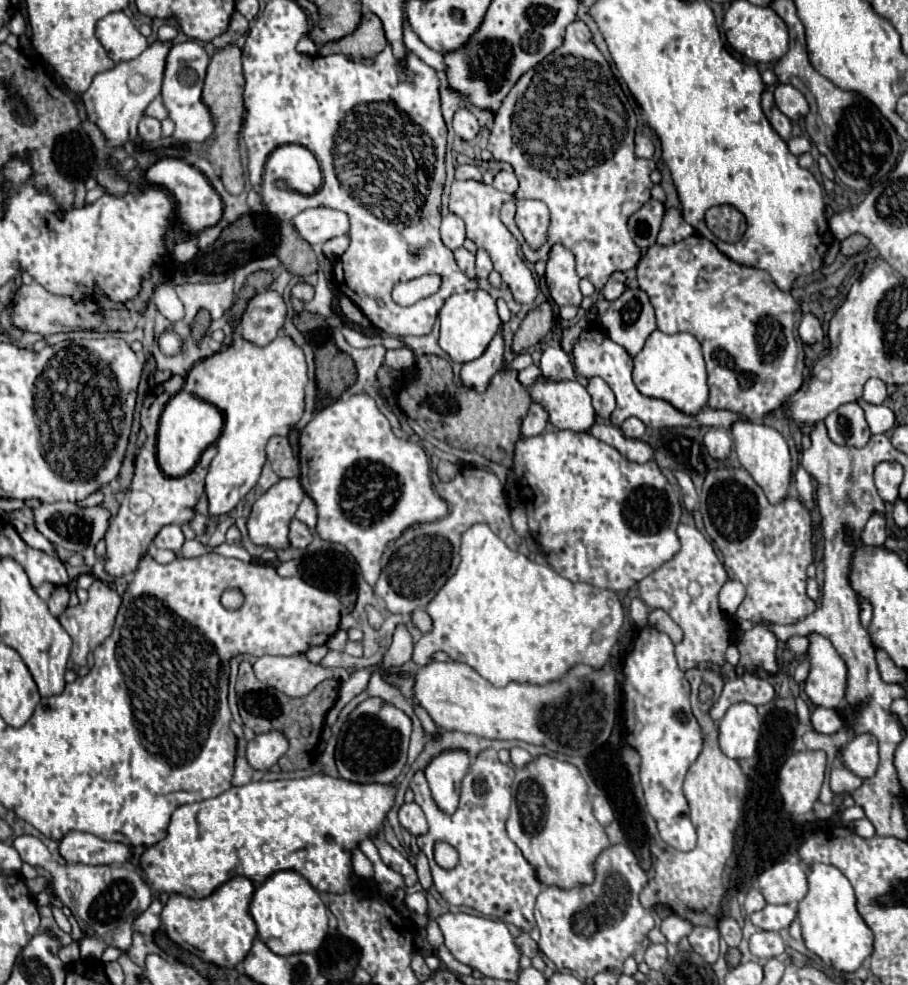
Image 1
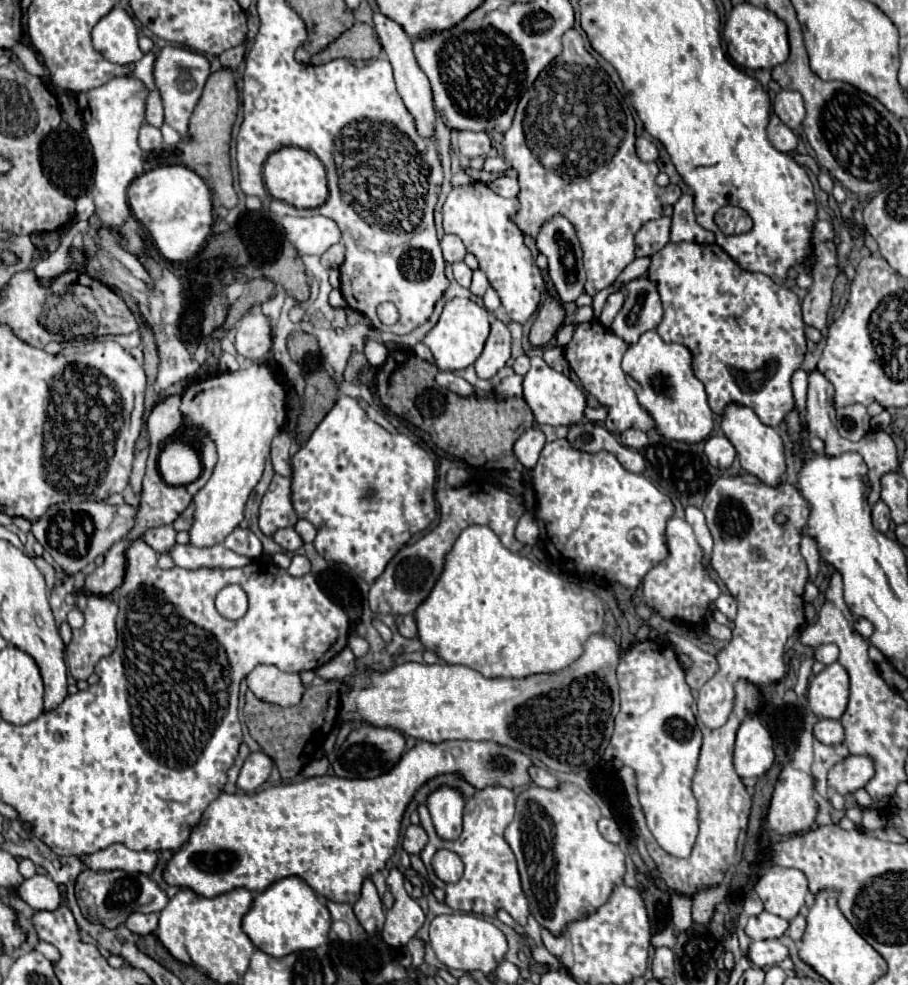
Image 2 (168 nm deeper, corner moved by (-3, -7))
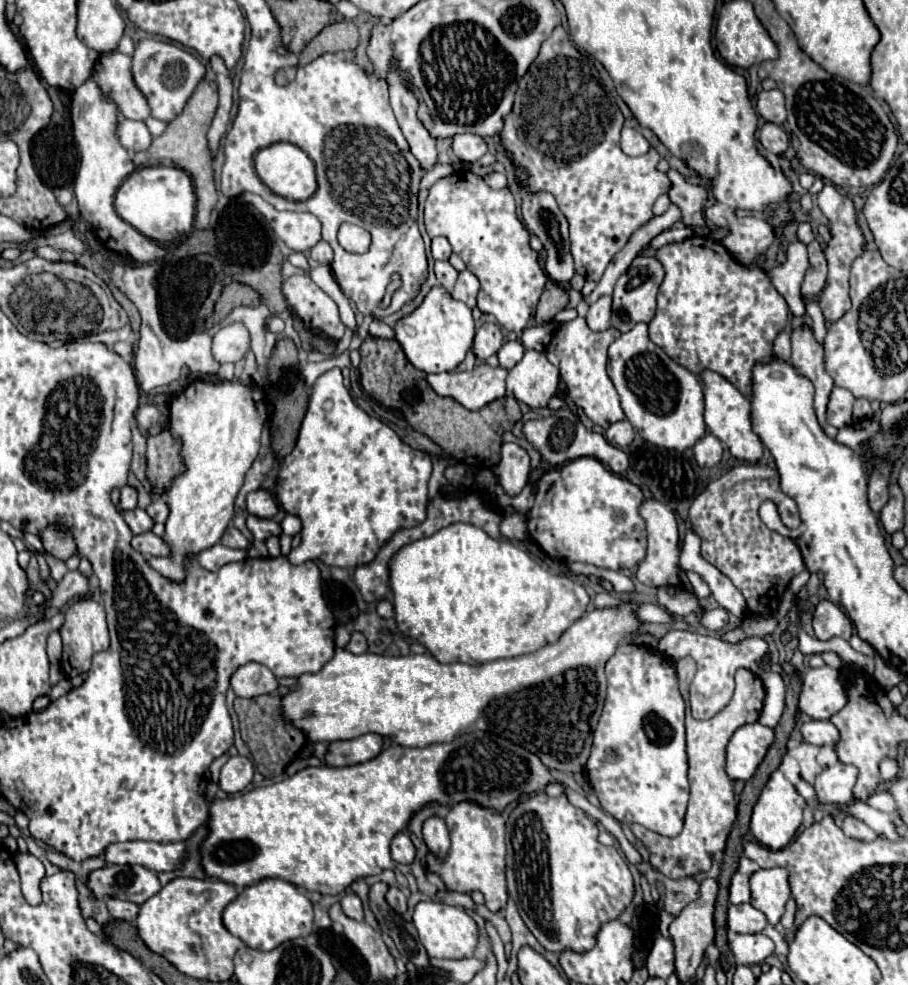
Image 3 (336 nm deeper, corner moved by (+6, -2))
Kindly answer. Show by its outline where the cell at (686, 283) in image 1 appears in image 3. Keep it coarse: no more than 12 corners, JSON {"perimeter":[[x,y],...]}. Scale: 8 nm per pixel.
{"perimeter":[[718,240],[656,250],[652,342],[752,398],[786,300]]}

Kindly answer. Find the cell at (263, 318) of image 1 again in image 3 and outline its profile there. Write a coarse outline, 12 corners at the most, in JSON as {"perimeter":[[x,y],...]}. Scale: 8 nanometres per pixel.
{"perimeter":[[242,322],[222,326],[214,336],[214,358],[238,362],[250,350]]}

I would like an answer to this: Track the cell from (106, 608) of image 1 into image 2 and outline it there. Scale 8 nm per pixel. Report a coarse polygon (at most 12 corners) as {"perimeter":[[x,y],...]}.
{"perimeter":[[87,597],[65,659],[75,681],[117,645],[117,605]]}

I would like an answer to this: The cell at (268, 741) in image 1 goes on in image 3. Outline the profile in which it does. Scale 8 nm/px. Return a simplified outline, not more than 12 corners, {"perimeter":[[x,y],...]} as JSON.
{"perimeter":[[232,756],[222,766],[220,788],[236,794],[252,782],[254,764]]}

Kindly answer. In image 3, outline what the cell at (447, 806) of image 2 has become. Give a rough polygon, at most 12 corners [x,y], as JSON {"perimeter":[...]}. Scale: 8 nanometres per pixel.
{"perimeter":[[442,816],[424,822],[424,842],[438,856],[448,854],[450,836]]}

